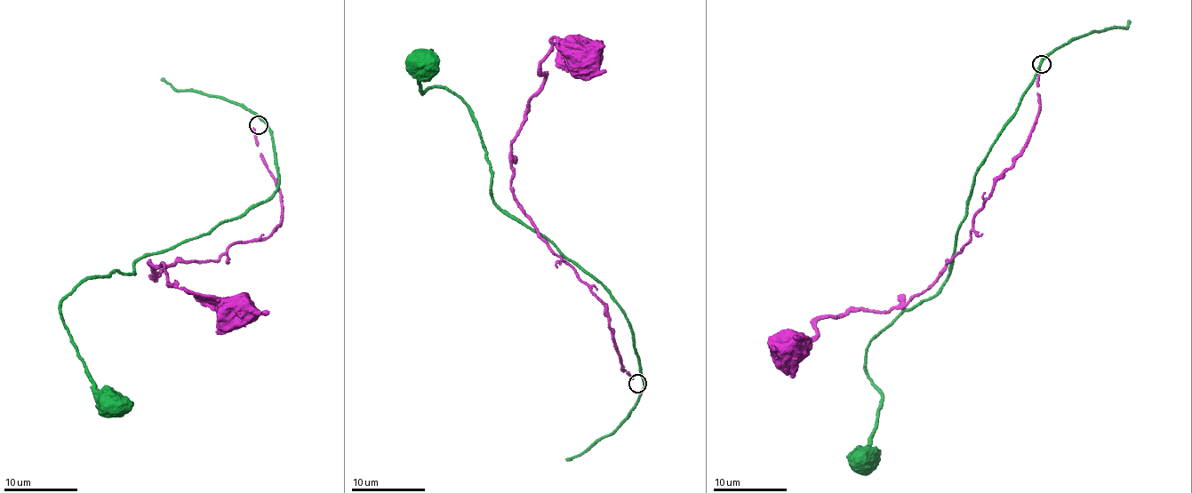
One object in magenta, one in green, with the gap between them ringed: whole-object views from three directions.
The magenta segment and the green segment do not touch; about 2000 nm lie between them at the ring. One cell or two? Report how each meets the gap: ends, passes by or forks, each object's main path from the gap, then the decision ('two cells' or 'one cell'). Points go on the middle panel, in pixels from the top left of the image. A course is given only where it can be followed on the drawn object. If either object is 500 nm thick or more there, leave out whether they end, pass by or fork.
magenta ends there; green passes by; magenta runs (632, 379), (620, 369), (602, 299), (551, 252), (510, 182), (514, 140), (542, 87), (554, 38), (584, 57); green runs (643, 387), (621, 306), (545, 238), (495, 204), (473, 112), (444, 87), (421, 91), (415, 68), (422, 63); two cells

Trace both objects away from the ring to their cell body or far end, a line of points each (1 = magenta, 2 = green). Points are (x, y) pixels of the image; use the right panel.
1: (1040, 69), (1034, 128), (976, 211), (970, 240), (907, 301), (826, 315), (816, 335), (780, 348), (789, 347)
2: (1043, 59), (1013, 118), (977, 170), (941, 291), (900, 311), (875, 334), (864, 368), (881, 399), (863, 458)

